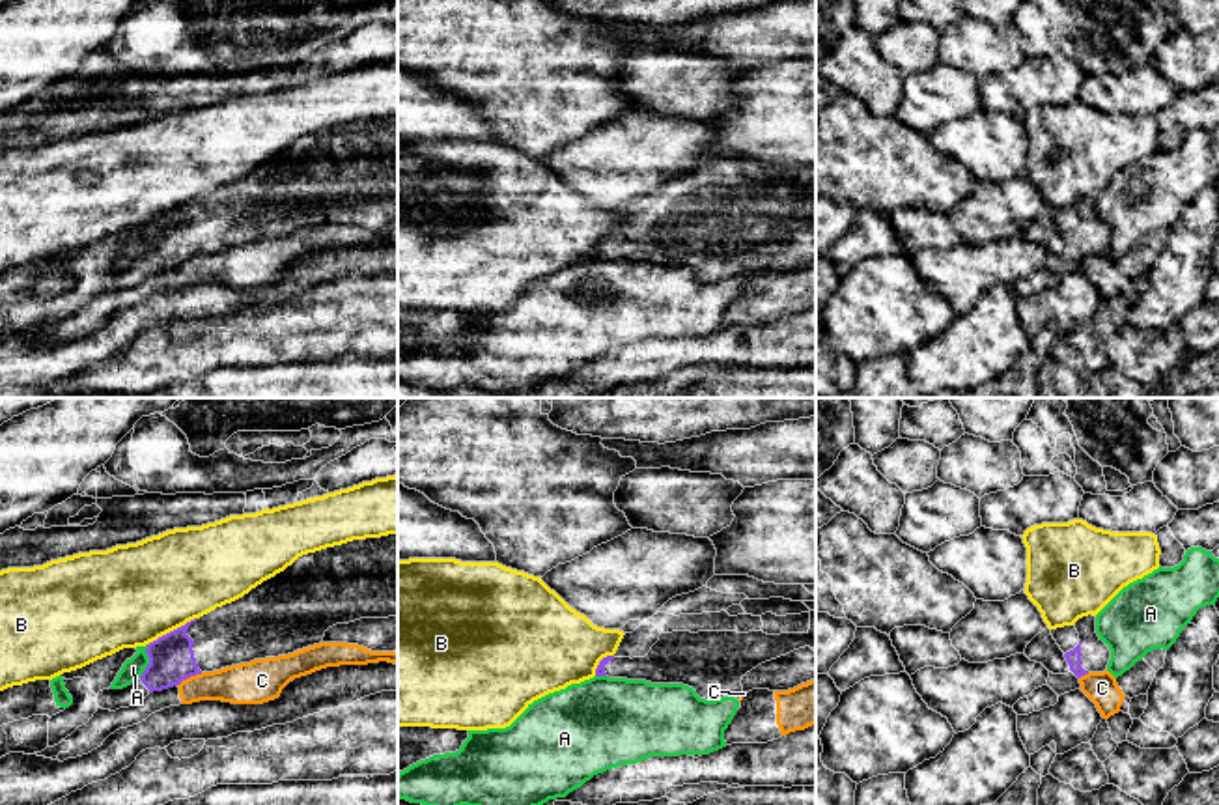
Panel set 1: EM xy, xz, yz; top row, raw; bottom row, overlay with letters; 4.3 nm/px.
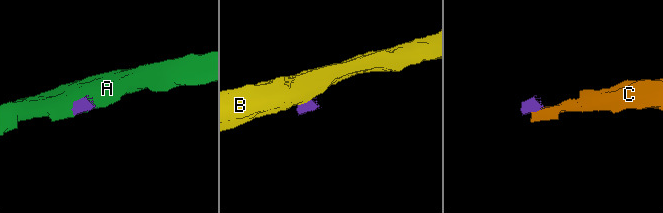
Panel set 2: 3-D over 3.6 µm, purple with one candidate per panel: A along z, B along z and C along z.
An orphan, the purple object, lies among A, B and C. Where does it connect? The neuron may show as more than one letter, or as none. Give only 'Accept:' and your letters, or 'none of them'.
Accept: none of them

